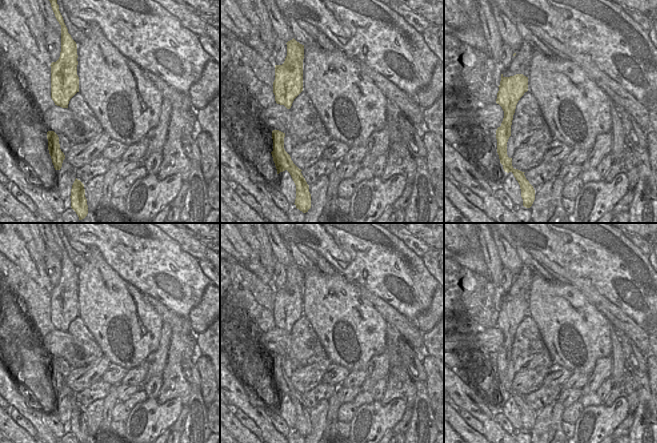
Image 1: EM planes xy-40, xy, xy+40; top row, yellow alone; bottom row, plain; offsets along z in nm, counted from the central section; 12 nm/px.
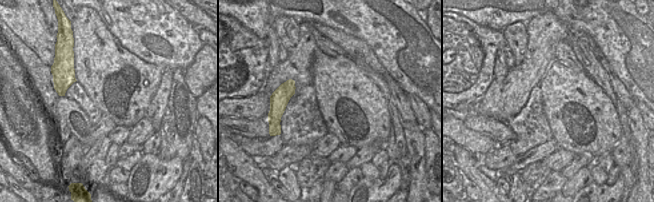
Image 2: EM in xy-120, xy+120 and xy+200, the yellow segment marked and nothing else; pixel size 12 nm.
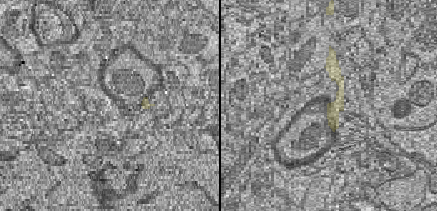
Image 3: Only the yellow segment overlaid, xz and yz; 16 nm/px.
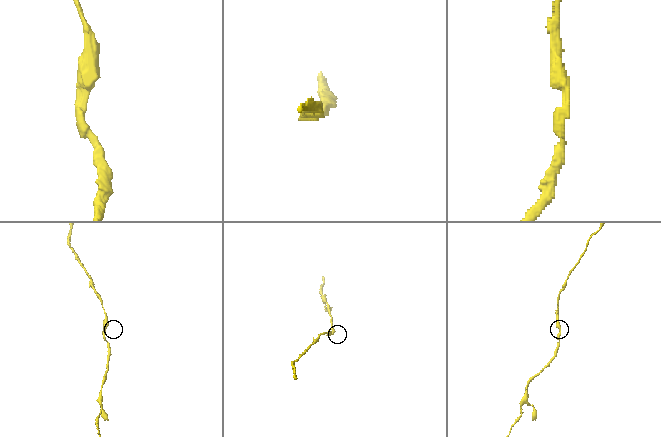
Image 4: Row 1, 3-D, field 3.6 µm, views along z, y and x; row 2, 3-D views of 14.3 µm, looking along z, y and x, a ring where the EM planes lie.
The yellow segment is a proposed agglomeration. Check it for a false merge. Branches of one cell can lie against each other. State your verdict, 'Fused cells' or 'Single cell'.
Single cell

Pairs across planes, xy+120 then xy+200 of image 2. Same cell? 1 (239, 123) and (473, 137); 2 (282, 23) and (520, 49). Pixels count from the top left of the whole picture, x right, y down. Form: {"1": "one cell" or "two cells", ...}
{"1": "two cells", "2": "one cell"}

